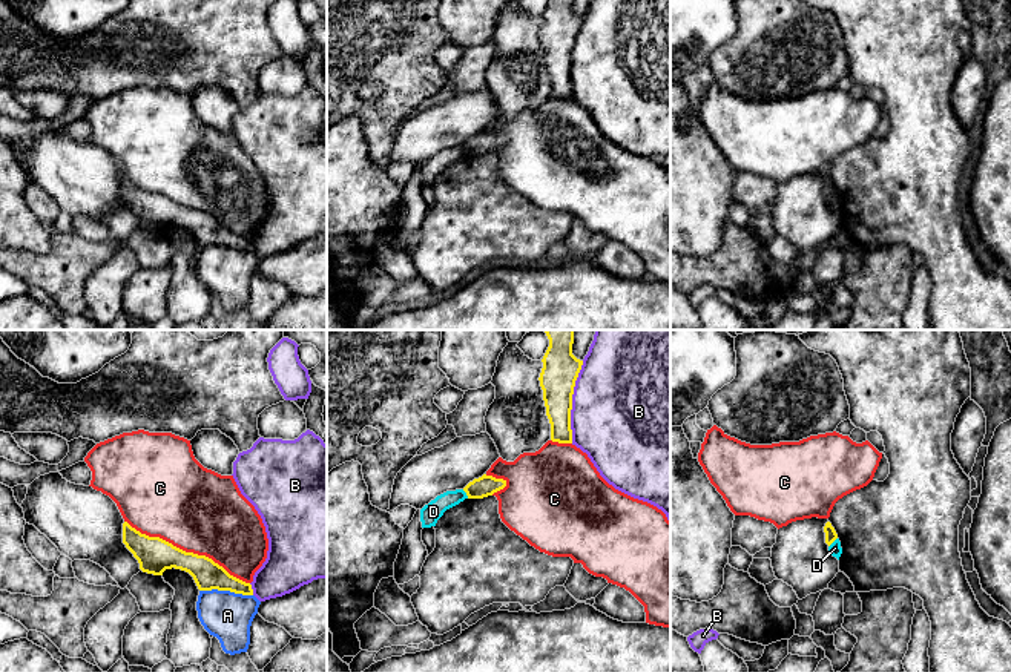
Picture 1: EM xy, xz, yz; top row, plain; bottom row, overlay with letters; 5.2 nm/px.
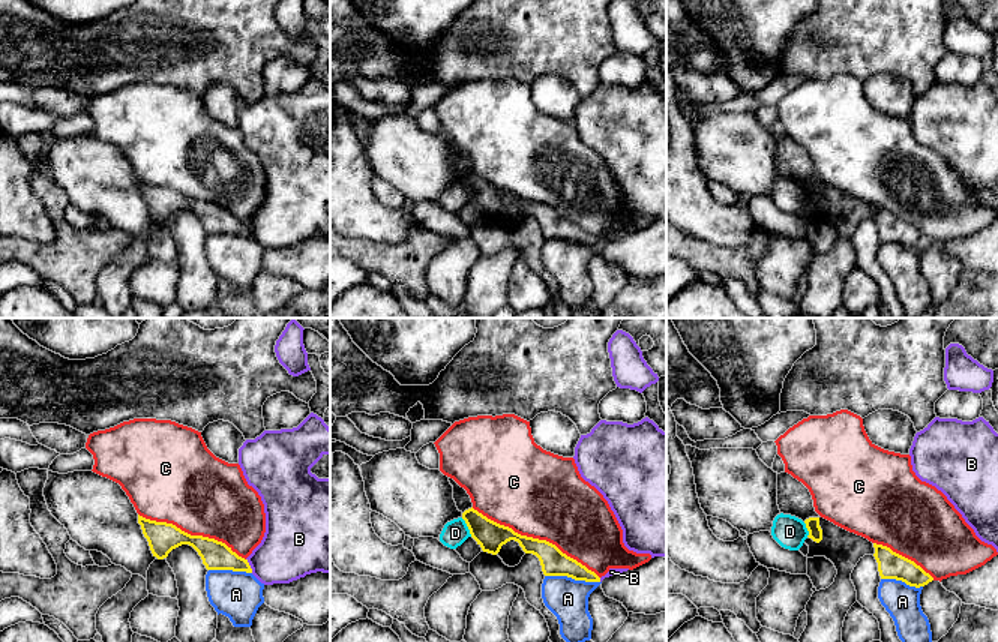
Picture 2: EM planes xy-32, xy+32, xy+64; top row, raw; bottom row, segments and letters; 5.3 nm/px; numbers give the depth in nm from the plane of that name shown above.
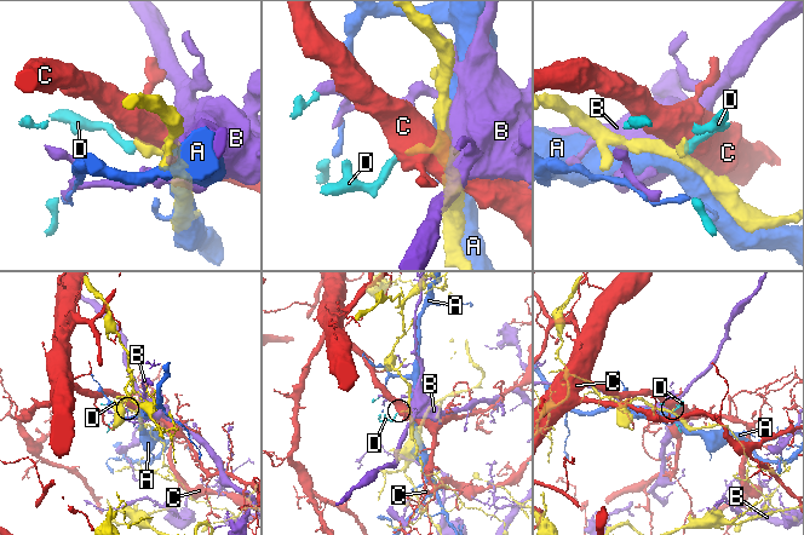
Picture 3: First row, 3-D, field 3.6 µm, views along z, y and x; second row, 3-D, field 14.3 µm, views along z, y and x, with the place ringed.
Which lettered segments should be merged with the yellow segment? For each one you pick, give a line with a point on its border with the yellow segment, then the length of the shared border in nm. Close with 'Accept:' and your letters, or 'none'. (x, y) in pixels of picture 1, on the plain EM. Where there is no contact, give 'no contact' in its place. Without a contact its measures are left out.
Accept: none

